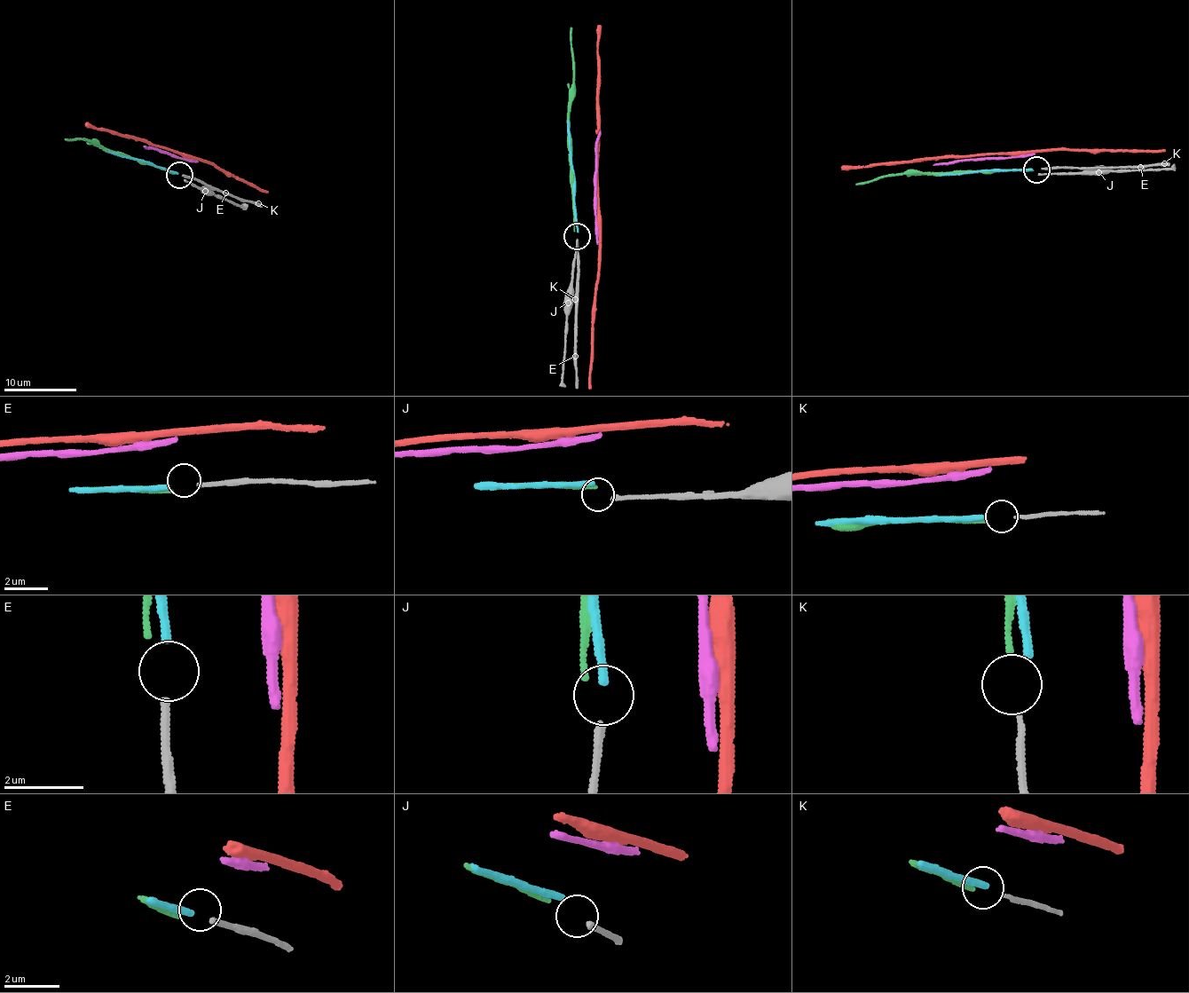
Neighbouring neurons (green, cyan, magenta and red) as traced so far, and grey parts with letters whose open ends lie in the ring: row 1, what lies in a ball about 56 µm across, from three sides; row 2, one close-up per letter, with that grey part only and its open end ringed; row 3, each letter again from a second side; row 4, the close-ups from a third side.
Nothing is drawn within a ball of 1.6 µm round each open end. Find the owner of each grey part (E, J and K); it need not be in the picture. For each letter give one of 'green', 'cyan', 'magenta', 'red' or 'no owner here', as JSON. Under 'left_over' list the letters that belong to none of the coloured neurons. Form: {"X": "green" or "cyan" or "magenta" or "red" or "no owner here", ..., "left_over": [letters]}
{"E": "cyan", "J": "no owner here", "K": "green", "left_over": ["J"]}

